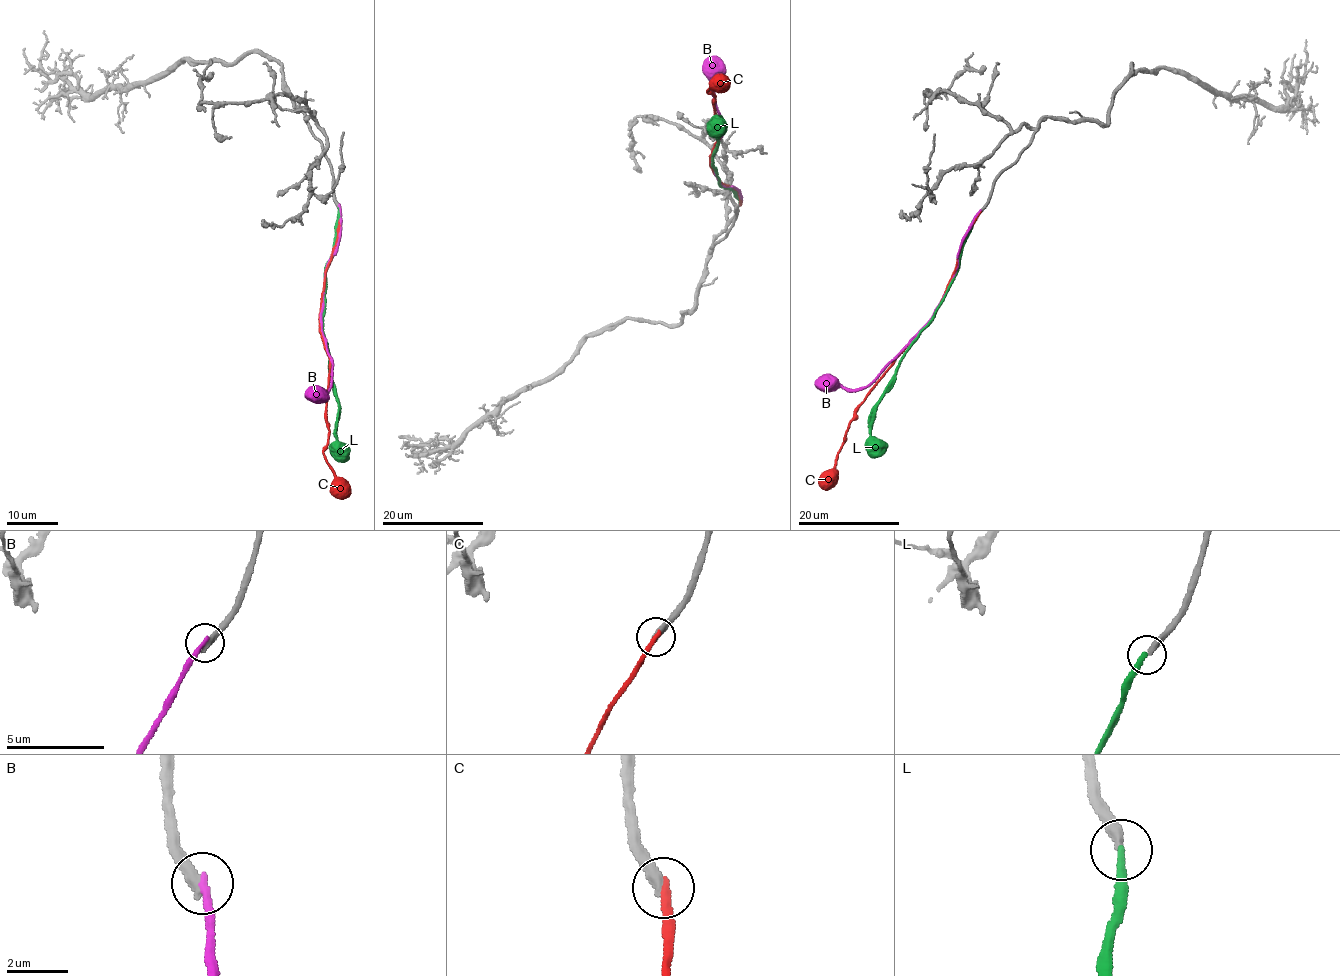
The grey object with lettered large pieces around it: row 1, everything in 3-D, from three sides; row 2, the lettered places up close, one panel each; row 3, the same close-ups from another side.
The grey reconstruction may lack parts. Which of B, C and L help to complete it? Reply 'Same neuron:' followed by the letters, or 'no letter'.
Same neuron: L

